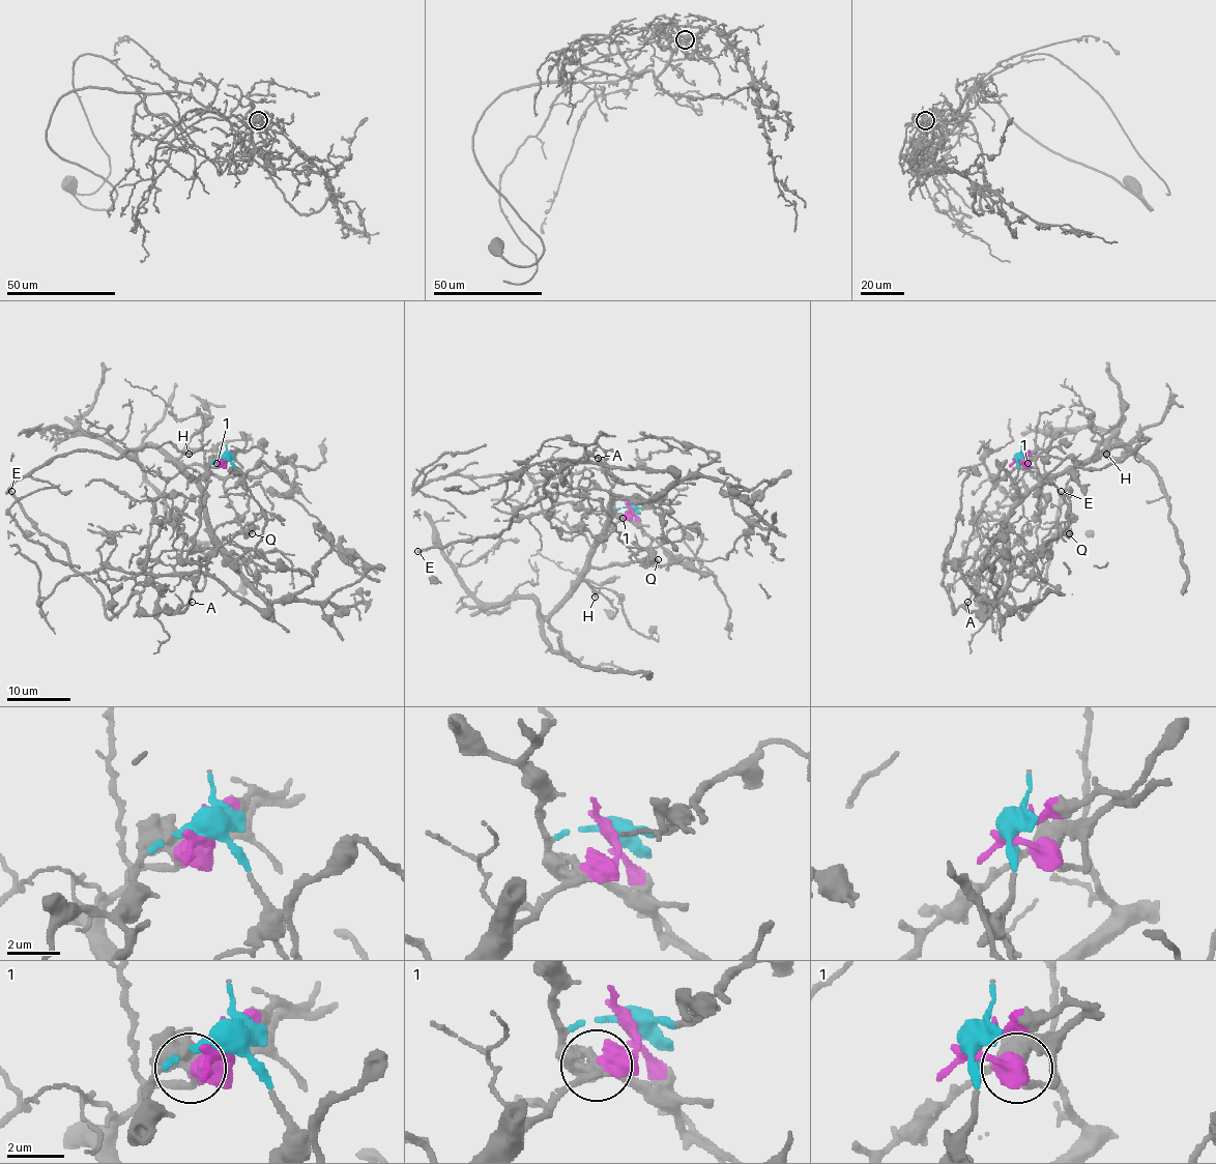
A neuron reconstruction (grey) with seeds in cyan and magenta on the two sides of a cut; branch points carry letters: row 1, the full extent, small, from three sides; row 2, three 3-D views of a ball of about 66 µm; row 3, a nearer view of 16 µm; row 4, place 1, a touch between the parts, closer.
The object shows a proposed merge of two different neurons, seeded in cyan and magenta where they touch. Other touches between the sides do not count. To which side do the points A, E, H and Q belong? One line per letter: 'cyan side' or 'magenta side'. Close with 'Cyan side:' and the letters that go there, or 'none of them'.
A: cyan side
E: cyan side
H: magenta side
Q: magenta side
Cyan side: A, E

